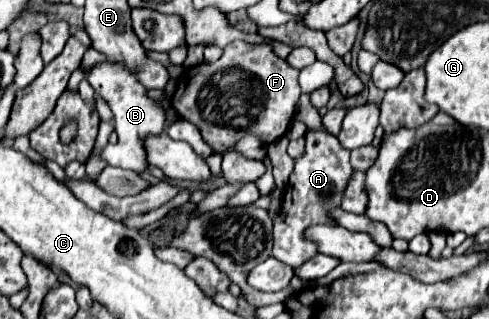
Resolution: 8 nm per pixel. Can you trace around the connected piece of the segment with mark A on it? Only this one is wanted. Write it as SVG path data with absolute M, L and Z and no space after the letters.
M308 131L304 153L294 159L294 171L290 175L290 183L282 195L282 207L278 217L274 219L274 249L272 255L290 267L300 267L308 259L316 255L314 243L306 239L306 227L314 223L330 223L338 225L330 215L330 209L338 209L342 203L342 191L346 191L346 183L350 181L350 151L342 149L338 139L328 133Z

